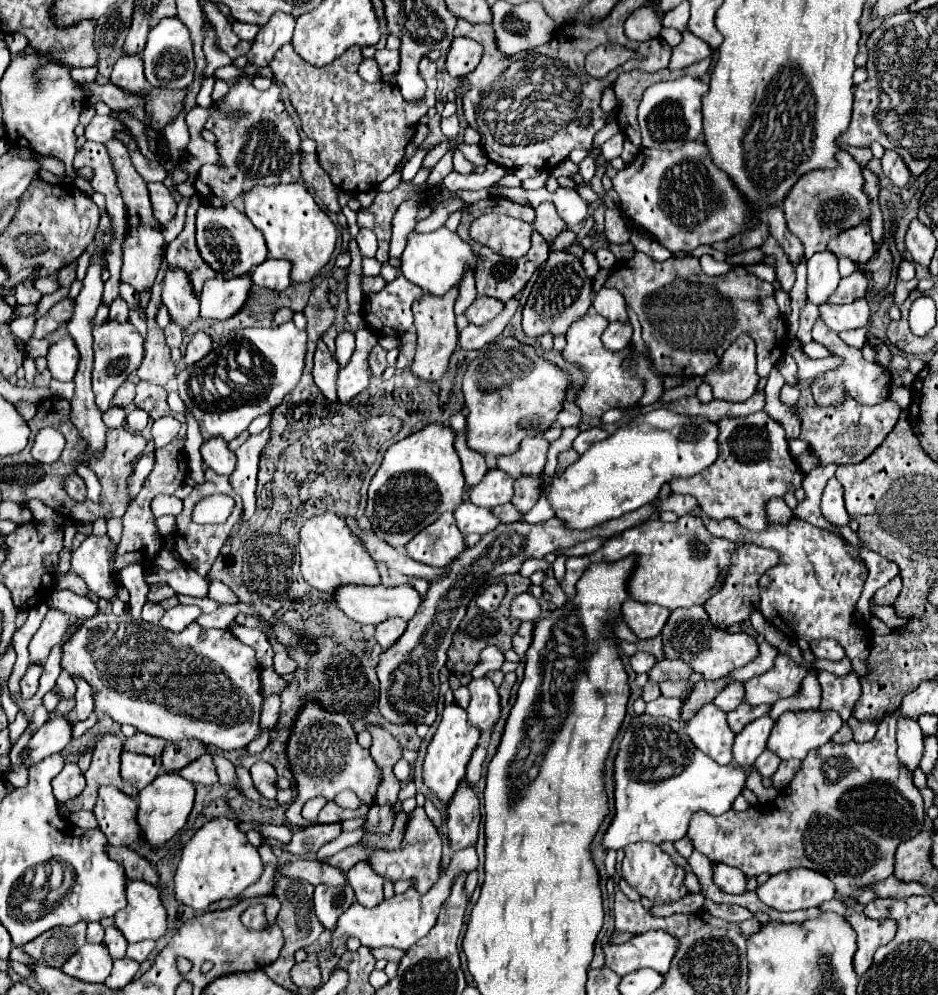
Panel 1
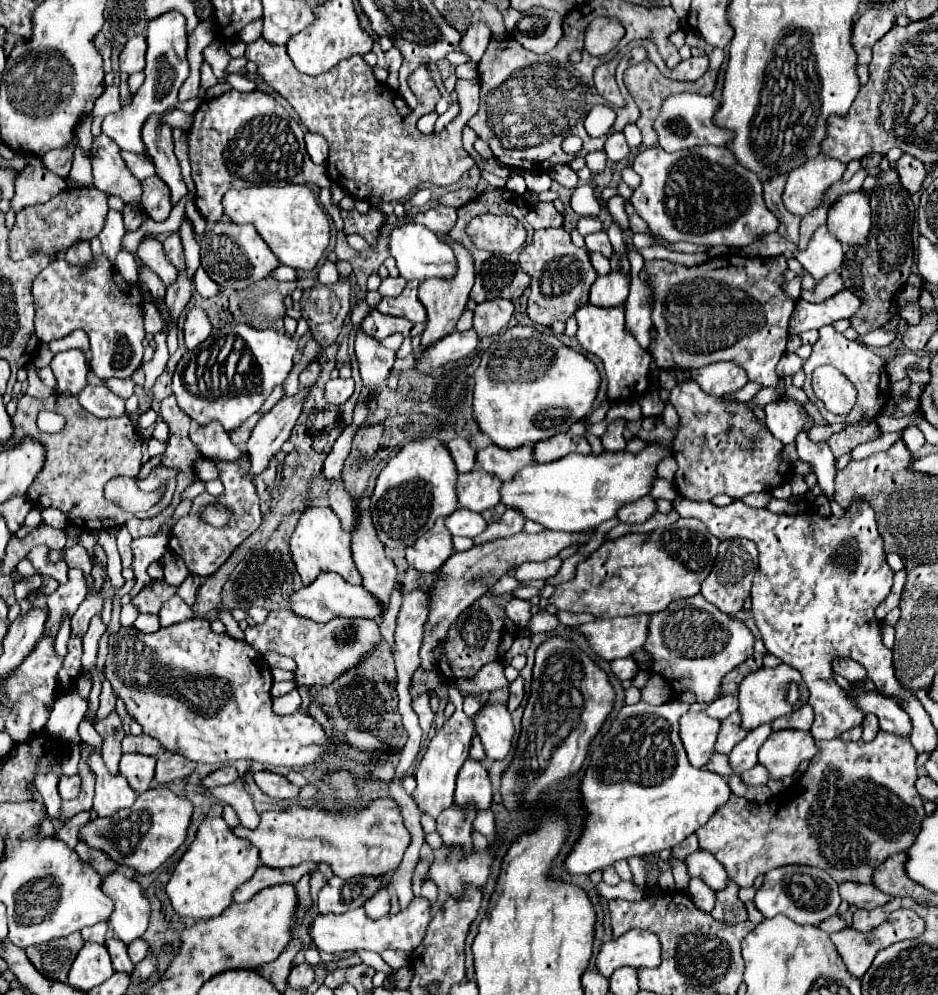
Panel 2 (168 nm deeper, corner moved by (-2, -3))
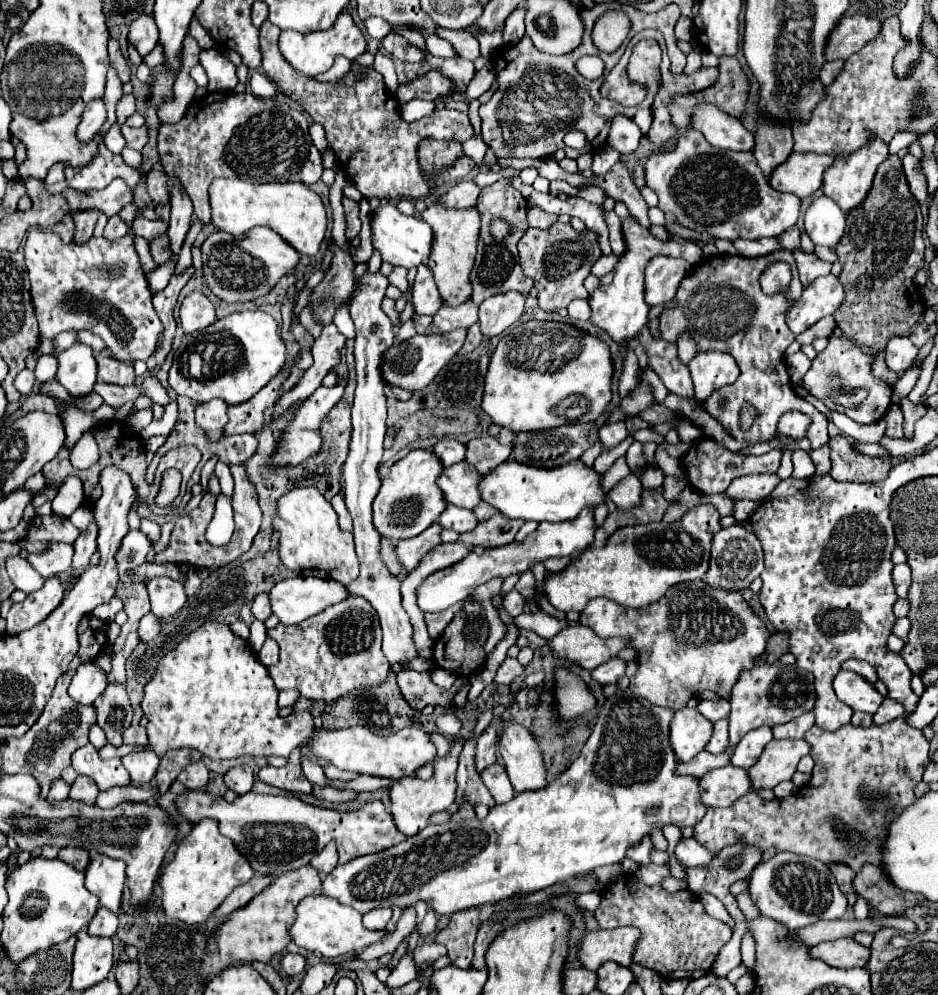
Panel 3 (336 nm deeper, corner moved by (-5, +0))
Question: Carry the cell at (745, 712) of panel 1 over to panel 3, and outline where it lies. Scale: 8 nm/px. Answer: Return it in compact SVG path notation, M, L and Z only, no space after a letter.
M719 719L713 729L713 737L707 745L707 751L711 753L723 753L729 747L729 735L727 735L727 719Z

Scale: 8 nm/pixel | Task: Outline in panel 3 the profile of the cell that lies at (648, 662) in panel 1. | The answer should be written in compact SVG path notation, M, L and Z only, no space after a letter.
M609 659L607 663L599 665L597 669L593 669L593 679L603 683L603 685L609 685L609 683L617 683L623 675L625 675L625 669L627 669L627 661L623 659Z

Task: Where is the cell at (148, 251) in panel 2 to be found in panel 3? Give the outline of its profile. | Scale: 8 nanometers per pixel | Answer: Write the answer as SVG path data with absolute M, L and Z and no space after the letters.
M137 215L135 217L135 221L133 221L133 227L131 227L131 231L135 231L135 235L137 237L143 237L143 239L147 239L149 243L153 241L153 239L157 239L157 237L161 237L164 233L166 233L168 229L168 223L159 219L145 219L145 217L141 217L141 215Z

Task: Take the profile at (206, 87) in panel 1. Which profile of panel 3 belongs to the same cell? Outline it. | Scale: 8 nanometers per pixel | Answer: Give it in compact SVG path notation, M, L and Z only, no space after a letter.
M217 49L201 51L199 61L209 75L209 91L229 91L238 84L236 66Z

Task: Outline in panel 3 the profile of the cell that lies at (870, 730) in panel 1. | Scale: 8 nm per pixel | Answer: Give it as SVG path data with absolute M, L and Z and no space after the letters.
M885 699L879 707L879 711L873 715L873 725L883 725L887 721L893 721L897 717L901 717L905 711L903 711L903 705L899 705L897 701L891 701L891 699Z

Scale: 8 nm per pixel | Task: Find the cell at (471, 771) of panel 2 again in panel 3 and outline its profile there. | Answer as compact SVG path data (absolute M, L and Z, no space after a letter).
M491 725L477 739L477 755L475 755L477 773L483 773L487 767L495 763L497 763L497 727Z

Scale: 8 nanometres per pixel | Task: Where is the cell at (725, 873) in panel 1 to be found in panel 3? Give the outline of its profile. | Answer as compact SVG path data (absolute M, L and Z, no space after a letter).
M681 839L675 853L683 867L705 867L705 863L713 859L713 855L705 851L705 847L701 847L701 843L697 843L695 839Z

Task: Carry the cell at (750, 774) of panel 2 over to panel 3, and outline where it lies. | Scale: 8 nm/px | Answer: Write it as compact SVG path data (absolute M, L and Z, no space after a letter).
M741 767L713 769L701 779L701 801L707 807L729 807L749 791L753 791L753 783L749 783L749 773L741 771Z

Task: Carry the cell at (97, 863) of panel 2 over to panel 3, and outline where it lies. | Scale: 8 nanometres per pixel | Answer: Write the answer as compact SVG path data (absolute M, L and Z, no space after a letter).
M65 847L65 849L61 849L59 859L63 859L65 863L73 865L73 867L79 869L79 871L85 871L85 867L89 865L91 855L89 855L89 851L85 851L85 849L81 849L81 847Z

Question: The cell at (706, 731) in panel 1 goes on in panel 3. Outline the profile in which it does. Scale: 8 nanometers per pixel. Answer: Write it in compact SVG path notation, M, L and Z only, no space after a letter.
M683 707L671 721L671 745L679 761L691 761L703 751L713 735L713 723L709 723L697 709Z

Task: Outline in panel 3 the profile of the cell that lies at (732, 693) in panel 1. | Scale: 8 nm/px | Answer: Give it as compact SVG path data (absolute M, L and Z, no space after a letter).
M717 699L717 701L699 701L697 711L707 717L709 721L719 721L729 717L729 701L727 699Z

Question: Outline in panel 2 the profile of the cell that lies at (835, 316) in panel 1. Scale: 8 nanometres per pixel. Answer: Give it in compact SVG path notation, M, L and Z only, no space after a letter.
M846 288L820 304L798 300L790 318L790 334L800 334L812 328L818 330L826 324L832 324L834 320L854 316L854 310L858 310L858 296L850 294Z

